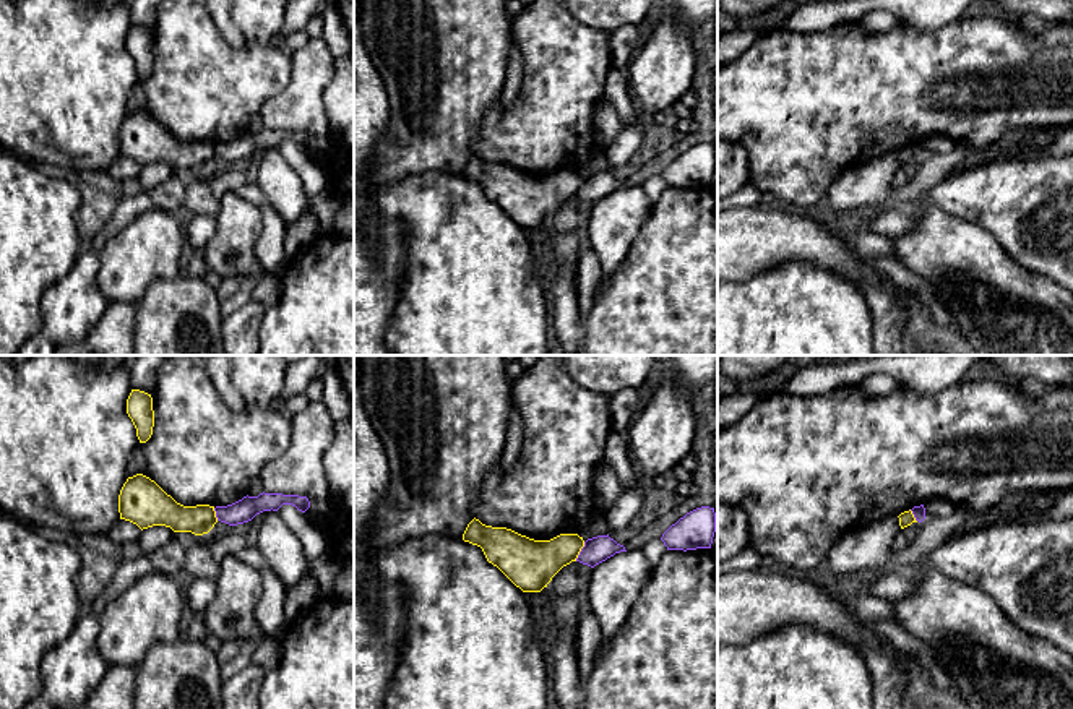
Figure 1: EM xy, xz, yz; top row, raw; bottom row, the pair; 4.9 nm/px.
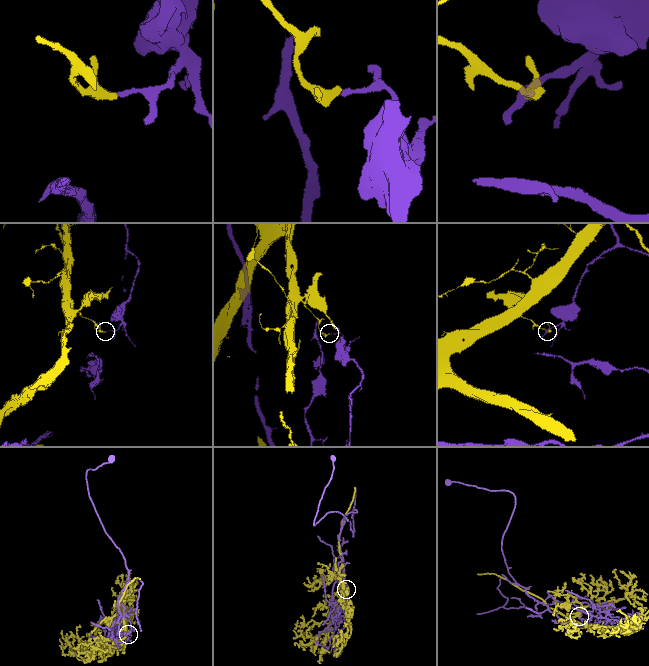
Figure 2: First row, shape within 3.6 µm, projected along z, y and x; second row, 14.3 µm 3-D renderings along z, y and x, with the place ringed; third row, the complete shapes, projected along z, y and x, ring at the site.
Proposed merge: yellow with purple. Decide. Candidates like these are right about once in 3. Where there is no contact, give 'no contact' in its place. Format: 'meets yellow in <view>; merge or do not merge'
meets yellow in xz; do not merge

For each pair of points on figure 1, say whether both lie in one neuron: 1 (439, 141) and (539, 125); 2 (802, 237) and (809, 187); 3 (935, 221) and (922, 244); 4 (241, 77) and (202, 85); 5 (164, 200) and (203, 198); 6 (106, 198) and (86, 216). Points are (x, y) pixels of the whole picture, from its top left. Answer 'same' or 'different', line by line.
1: different
2: different
3: same
4: same
5: different
6: same

